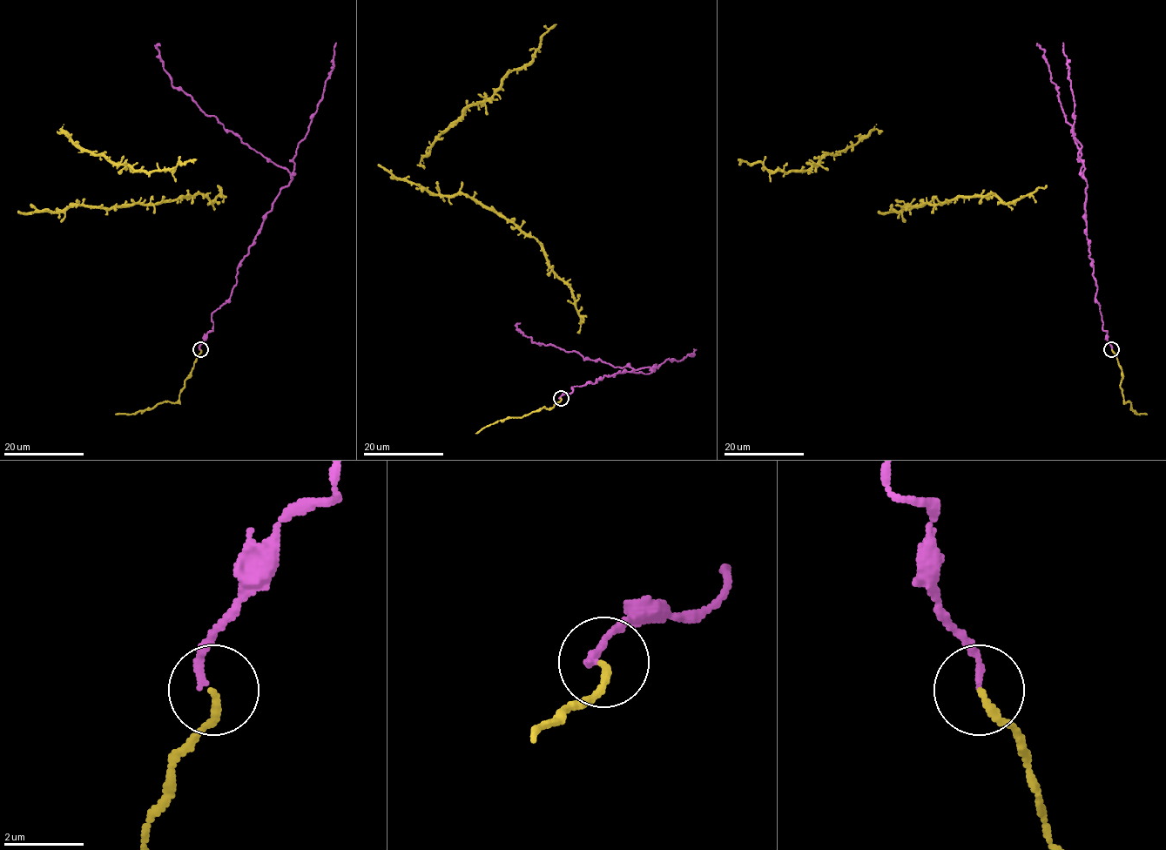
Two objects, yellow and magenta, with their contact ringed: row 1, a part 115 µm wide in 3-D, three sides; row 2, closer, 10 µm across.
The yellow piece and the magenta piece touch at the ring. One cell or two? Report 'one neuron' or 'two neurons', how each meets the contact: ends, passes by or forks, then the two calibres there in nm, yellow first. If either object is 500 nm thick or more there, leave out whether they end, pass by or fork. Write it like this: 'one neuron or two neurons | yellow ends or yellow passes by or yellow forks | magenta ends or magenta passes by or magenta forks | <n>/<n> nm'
two neurons | yellow ends | magenta ends | 180/170 nm

